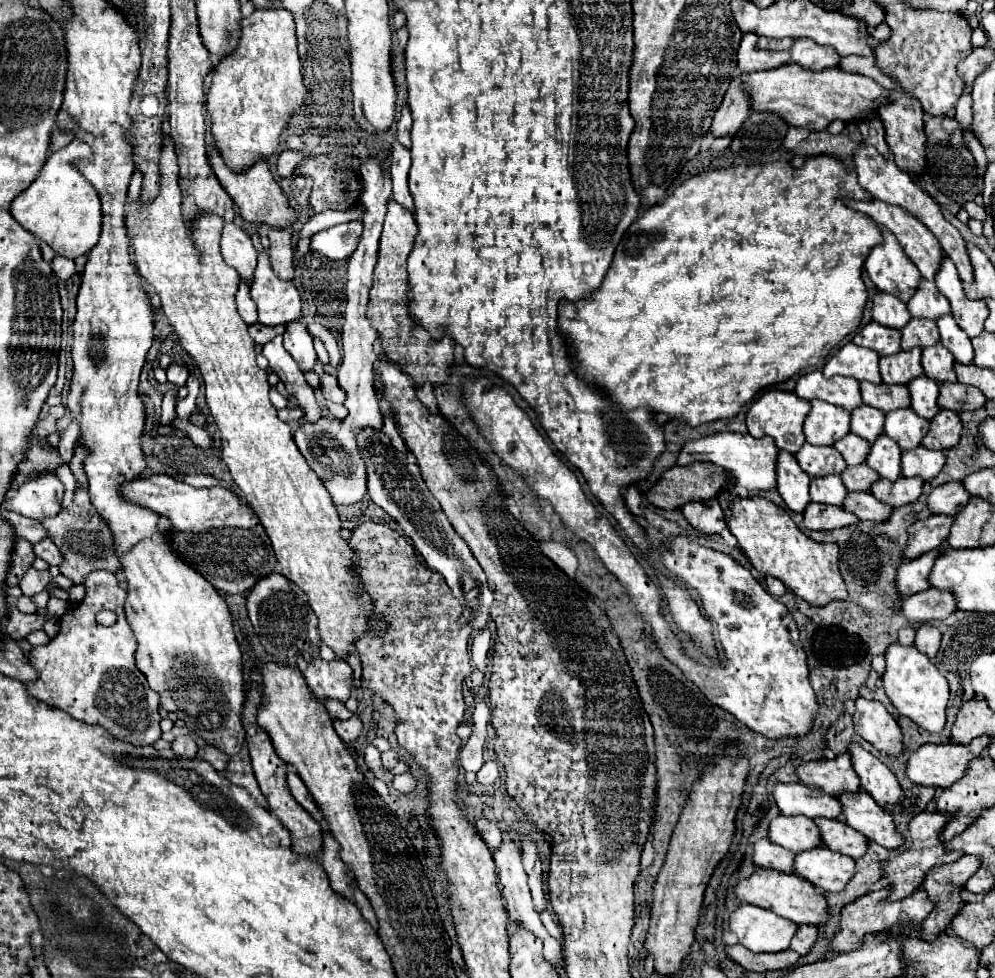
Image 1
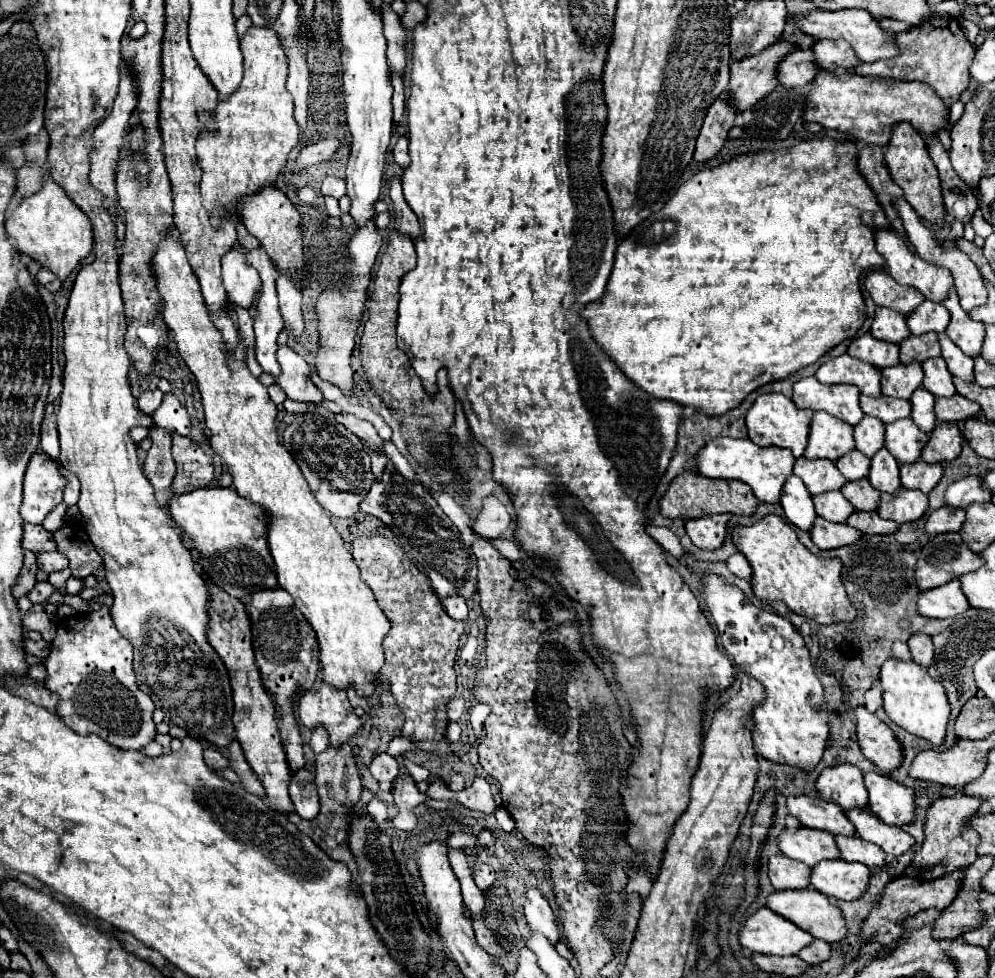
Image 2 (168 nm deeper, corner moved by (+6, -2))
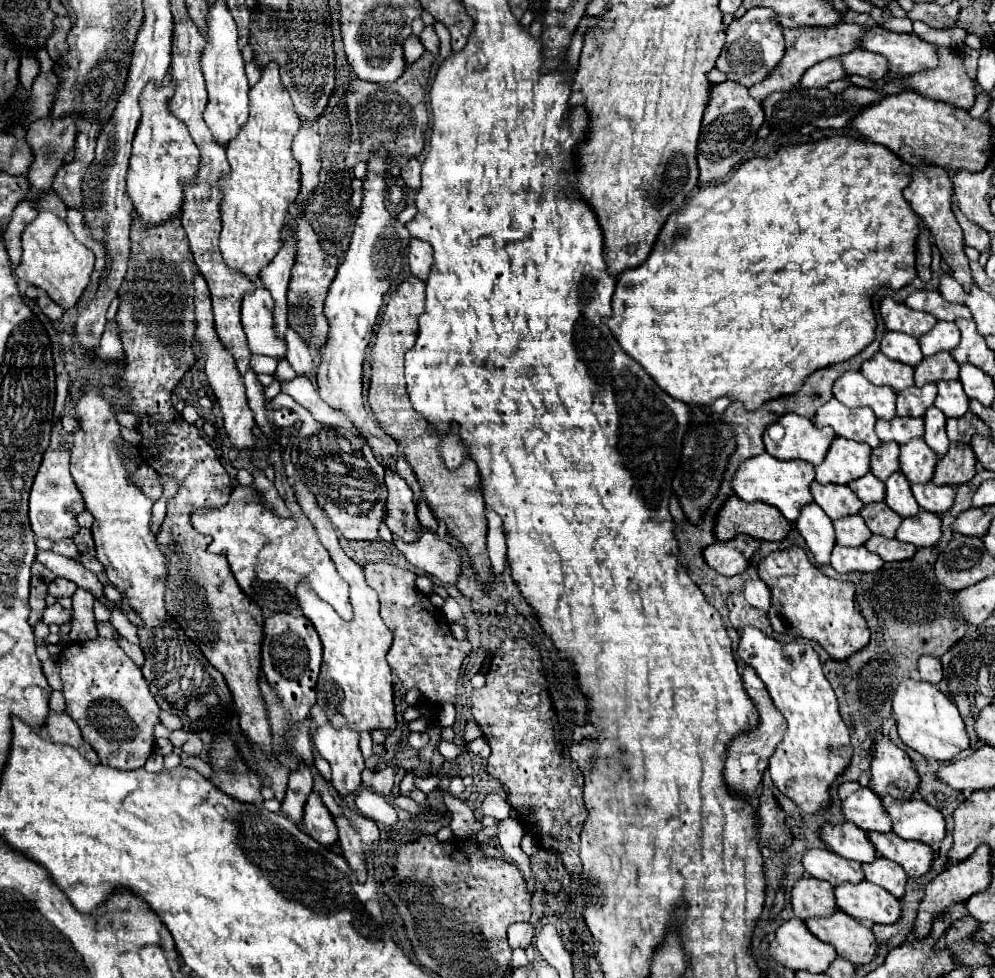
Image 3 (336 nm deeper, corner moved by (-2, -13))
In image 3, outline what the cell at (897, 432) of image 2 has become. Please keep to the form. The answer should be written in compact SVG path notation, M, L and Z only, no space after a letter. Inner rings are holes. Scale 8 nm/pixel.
M923 439L901 445L901 473L909 483L929 483L937 465L937 453Z

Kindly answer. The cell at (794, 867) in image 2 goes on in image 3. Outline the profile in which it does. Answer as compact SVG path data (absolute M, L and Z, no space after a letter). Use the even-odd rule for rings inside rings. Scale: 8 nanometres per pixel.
M803 877L801 881L797 881L791 893L795 917L799 917L801 921L813 917L831 917L837 911L833 891L835 889L827 881L819 881L815 877Z

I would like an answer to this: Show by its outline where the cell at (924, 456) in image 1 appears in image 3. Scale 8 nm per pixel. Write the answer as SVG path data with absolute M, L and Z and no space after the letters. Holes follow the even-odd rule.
M927 483L927 485L911 485L911 489L919 507L937 515L949 511L955 501L955 489L949 485L939 487L935 483Z

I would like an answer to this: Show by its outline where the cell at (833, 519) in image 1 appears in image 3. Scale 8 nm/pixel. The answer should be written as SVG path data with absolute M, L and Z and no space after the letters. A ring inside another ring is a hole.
M835 545L833 555L831 555L831 567L839 573L851 573L851 571L875 573L883 567L883 561L877 559L877 555L873 555L865 547Z

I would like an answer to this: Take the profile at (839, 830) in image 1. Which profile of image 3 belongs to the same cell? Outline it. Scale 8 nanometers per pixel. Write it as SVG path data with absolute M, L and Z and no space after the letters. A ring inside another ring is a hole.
M877 857L873 863L863 865L865 877L867 881L889 889L889 893L893 893L897 899L901 899L901 895L905 895L905 883L907 883L907 873L893 861L885 859L885 857Z

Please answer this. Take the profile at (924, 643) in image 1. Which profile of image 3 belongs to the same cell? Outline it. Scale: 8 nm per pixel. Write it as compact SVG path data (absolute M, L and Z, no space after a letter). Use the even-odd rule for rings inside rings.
M925 655L919 659L919 673L921 673L923 681L933 683L933 685L937 685L943 679L941 663L939 663L939 659L933 659L931 655Z

